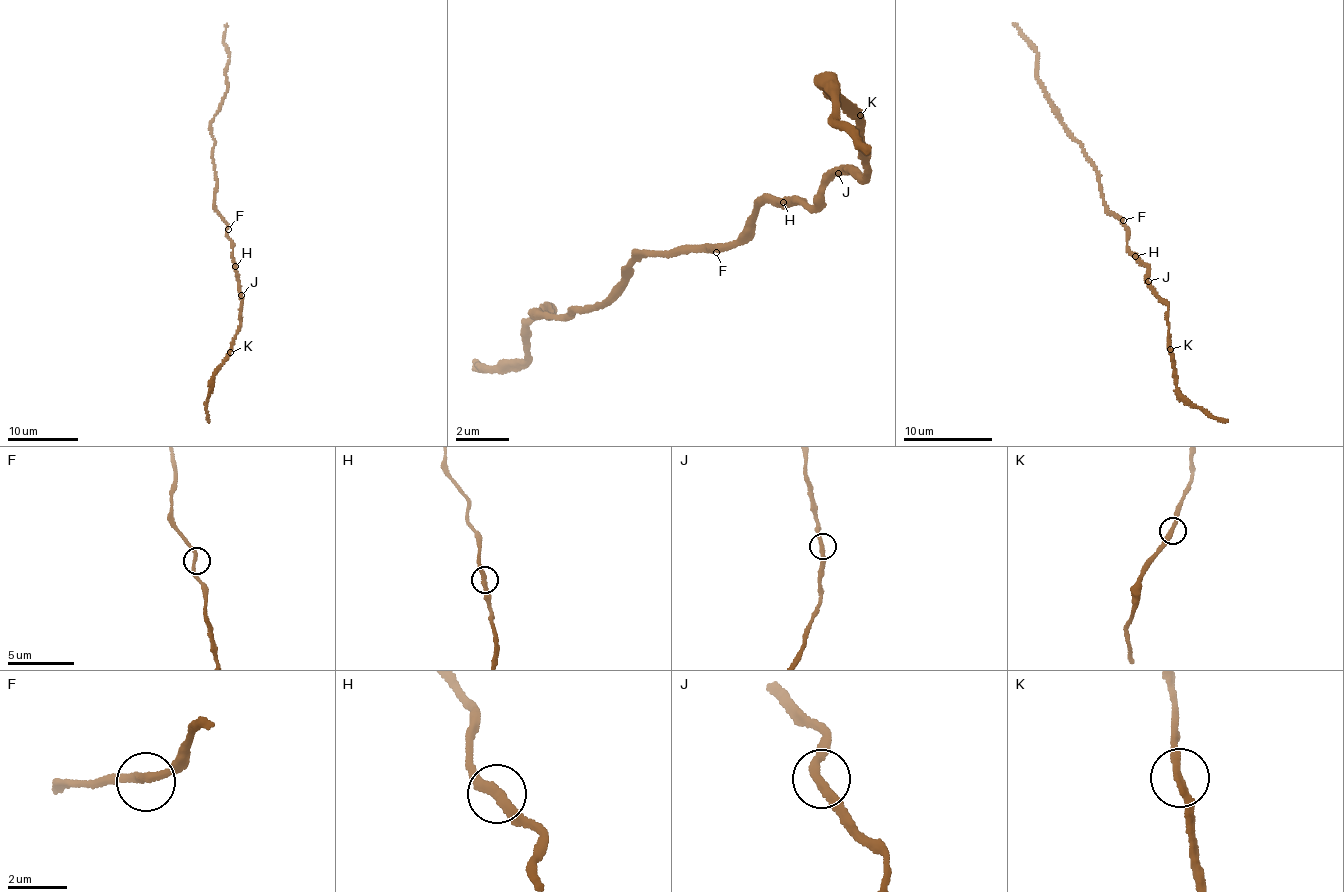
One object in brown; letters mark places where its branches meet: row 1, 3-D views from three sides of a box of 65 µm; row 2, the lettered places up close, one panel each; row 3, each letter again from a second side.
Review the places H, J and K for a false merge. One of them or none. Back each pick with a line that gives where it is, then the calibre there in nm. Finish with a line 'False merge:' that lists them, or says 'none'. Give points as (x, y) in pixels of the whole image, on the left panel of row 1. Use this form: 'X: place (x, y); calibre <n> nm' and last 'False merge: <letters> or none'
False merge: none

